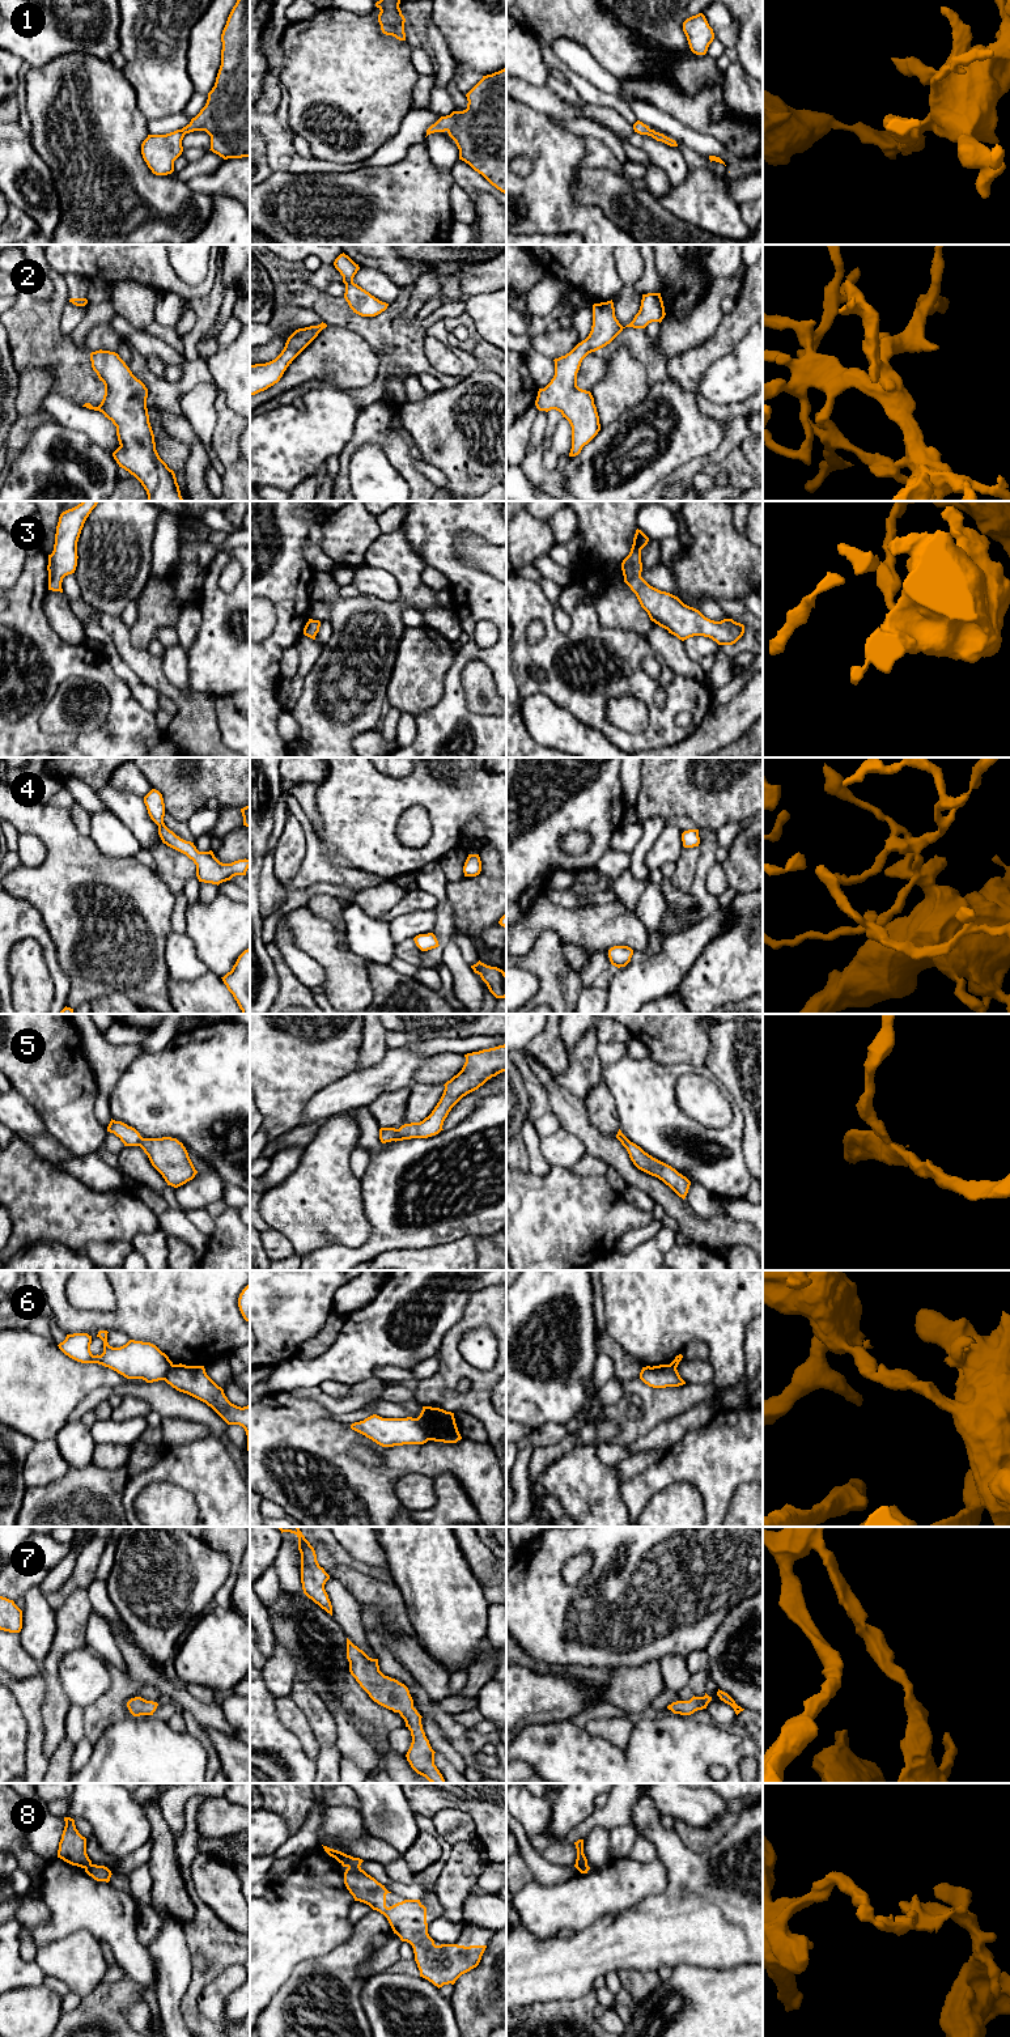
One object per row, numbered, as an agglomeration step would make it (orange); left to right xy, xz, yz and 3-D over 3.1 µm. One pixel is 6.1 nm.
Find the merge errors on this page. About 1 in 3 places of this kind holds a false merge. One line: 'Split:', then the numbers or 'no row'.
Split: 5, 6, 8

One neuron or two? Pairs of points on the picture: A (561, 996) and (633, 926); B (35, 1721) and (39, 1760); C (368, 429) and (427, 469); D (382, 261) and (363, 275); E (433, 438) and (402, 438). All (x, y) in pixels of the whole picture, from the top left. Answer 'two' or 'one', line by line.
A: two
B: one
C: two
D: two
E: two

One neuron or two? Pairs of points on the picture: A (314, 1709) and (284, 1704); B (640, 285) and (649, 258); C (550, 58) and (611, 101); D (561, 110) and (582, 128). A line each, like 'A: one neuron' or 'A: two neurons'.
A: two neurons
B: one neuron
C: one neuron
D: two neurons

